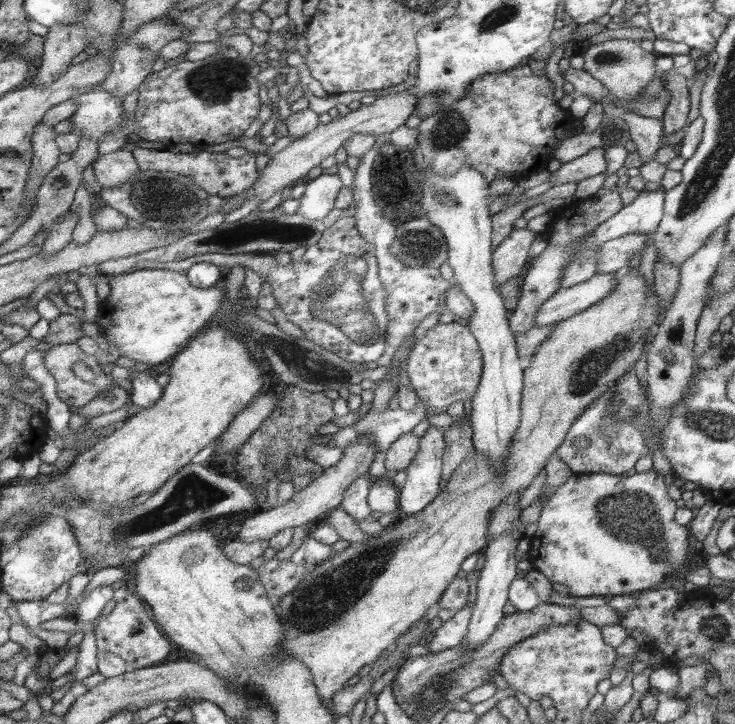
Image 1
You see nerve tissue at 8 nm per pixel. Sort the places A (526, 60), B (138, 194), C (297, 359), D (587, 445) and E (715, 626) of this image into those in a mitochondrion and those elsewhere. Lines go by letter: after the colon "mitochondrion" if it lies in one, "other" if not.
A: other
B: mitochondrion
C: mitochondrion
D: other
E: mitochondrion

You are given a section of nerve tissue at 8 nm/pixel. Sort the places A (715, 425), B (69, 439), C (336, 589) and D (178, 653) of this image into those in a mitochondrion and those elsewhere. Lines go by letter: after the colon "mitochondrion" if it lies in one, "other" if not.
A: mitochondrion
B: other
C: mitochondrion
D: other

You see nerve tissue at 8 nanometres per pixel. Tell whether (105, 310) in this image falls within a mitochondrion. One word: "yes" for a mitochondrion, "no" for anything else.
no

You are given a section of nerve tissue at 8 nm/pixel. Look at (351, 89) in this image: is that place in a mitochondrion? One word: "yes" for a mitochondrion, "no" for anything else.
no

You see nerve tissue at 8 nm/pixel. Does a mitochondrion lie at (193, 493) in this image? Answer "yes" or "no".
yes

